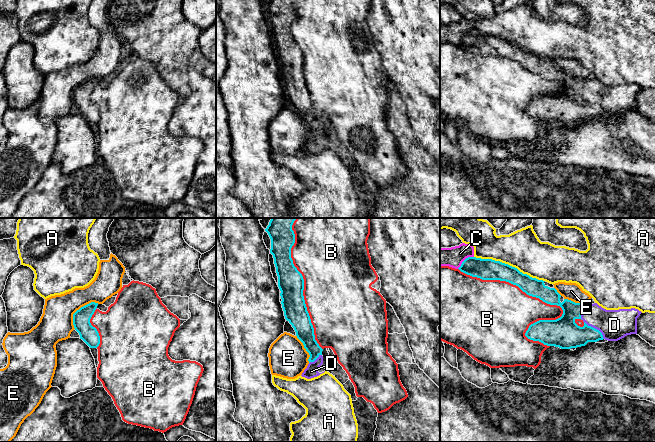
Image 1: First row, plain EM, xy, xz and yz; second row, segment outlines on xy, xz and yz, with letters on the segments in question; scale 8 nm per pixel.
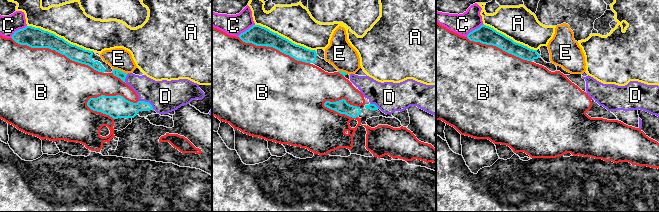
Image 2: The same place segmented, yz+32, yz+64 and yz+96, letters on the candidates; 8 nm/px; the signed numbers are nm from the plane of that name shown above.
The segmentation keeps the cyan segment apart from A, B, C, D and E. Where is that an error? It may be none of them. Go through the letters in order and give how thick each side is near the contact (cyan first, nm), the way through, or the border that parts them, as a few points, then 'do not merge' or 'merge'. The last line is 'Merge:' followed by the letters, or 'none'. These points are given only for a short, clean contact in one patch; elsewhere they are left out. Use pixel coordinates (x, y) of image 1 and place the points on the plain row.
A: calibres 180 and 320 nm; do not merge
B: calibres 200 and 320 nm; do not merge
C: calibres 180 and 160 nm; border yz (473, 32), (468, 32), (457, 44); do not merge
D: calibres 240 and 240 nm; way yz (564, 109), (589, 109), (594, 104), (598, 101), (614, 101); merge
E: calibres 140 and 280 nm; do not merge
Merge: D

